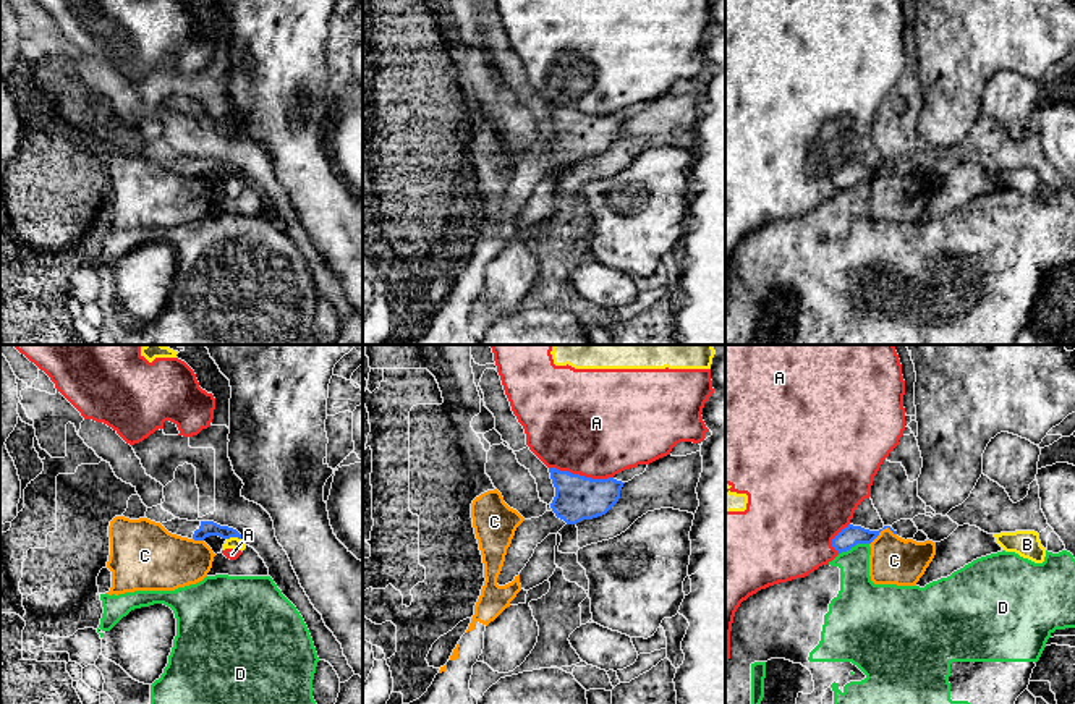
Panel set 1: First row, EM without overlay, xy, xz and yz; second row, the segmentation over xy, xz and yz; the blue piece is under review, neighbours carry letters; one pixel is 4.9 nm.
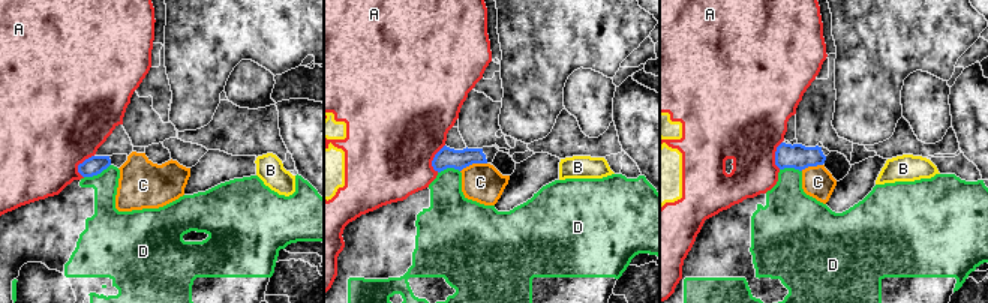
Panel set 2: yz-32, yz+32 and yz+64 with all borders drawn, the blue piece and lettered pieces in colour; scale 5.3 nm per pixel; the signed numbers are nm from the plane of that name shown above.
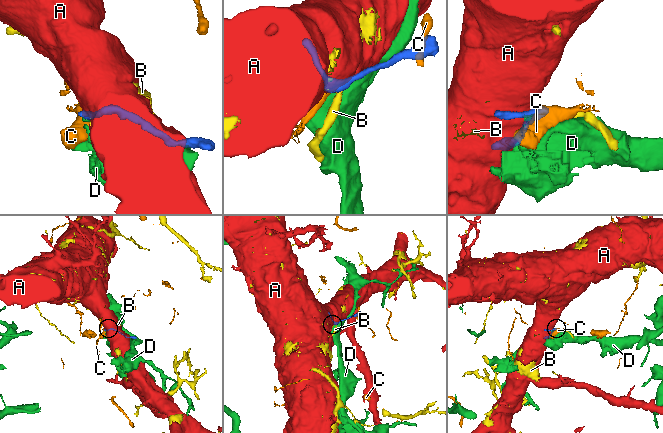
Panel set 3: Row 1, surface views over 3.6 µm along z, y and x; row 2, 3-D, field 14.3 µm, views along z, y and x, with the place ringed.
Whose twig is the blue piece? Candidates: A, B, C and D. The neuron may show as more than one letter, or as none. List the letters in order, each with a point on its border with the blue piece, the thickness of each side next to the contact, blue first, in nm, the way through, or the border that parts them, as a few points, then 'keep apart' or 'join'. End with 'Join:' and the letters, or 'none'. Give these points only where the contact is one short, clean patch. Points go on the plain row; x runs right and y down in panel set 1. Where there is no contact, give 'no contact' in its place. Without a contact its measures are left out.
A: meets blue in xz at (582, 114); 220 nm thick on the blue side, 500 nm on the other; keep apart
B: meets blue in xy at (233, 173); 80 nm thick on the blue side, 60 nm on the other; border along xy (240, 175), (227, 177); keep apart
C: meets blue in yz at (881, 167); 100 nm thick on the blue side, 240 nm on the other; border along yz (896, 170), (884, 165), (870, 182); keep apart
D: meets blue in yz at (854, 183); 100 nm thick on the blue side, 200 nm on the other; keep apart
Join: none

